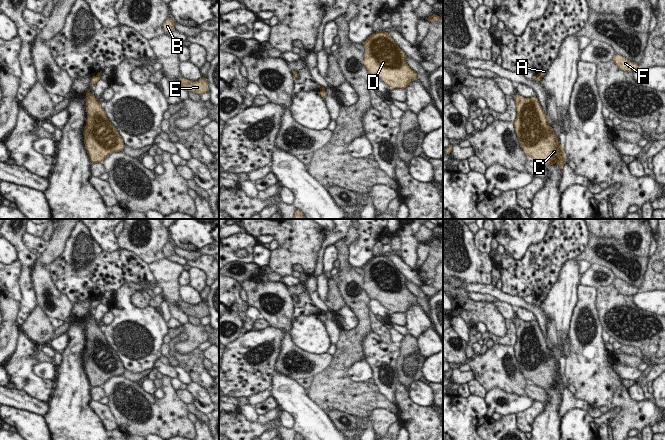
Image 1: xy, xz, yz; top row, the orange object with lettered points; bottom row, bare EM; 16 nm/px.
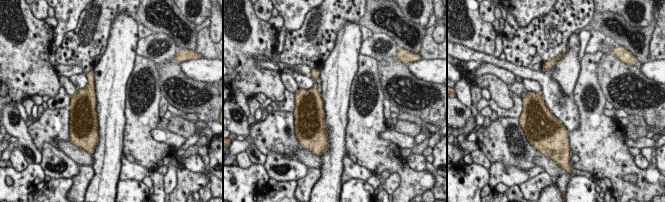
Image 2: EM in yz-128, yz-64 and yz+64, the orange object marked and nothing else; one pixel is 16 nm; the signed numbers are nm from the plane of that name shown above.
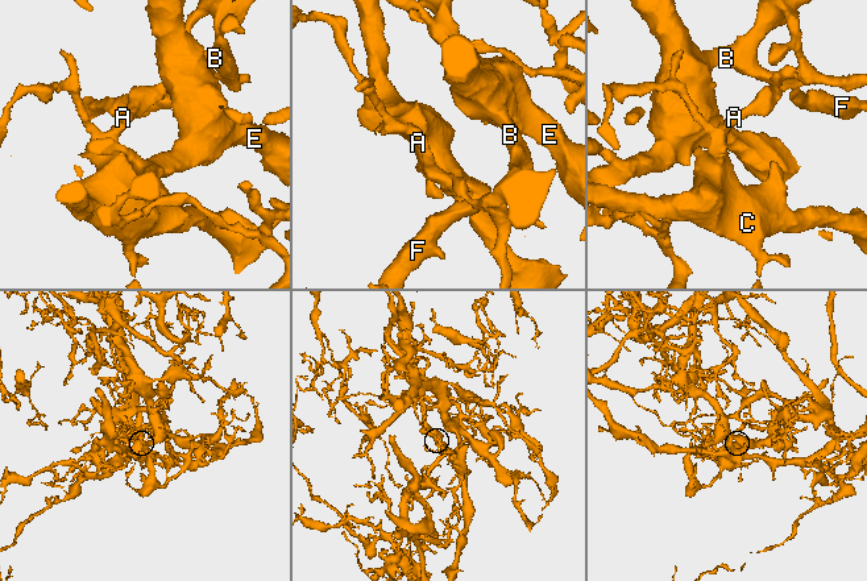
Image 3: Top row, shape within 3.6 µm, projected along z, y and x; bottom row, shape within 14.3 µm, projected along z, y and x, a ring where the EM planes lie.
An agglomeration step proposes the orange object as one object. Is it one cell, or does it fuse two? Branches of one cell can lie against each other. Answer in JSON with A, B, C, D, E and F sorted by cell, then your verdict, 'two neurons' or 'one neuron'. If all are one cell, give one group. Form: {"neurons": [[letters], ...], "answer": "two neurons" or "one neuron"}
{"neurons": [["A", "B", "D", "E", "F"], ["C"]], "answer": "two neurons"}

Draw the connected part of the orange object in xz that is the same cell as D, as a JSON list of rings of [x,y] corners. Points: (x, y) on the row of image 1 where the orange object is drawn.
[[[386,31],[371,34],[363,46],[367,71],[380,77],[390,89],[405,89],[412,81],[419,81],[417,73],[407,64],[406,54]]]

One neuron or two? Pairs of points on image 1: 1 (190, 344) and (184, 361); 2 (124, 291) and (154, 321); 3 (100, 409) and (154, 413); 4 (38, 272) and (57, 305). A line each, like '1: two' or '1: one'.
1: two
2: one
3: two
4: one

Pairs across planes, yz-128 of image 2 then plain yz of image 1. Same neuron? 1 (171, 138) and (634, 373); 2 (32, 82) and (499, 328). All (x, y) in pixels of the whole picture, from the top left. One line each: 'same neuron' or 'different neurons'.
1: same neuron
2: same neuron

